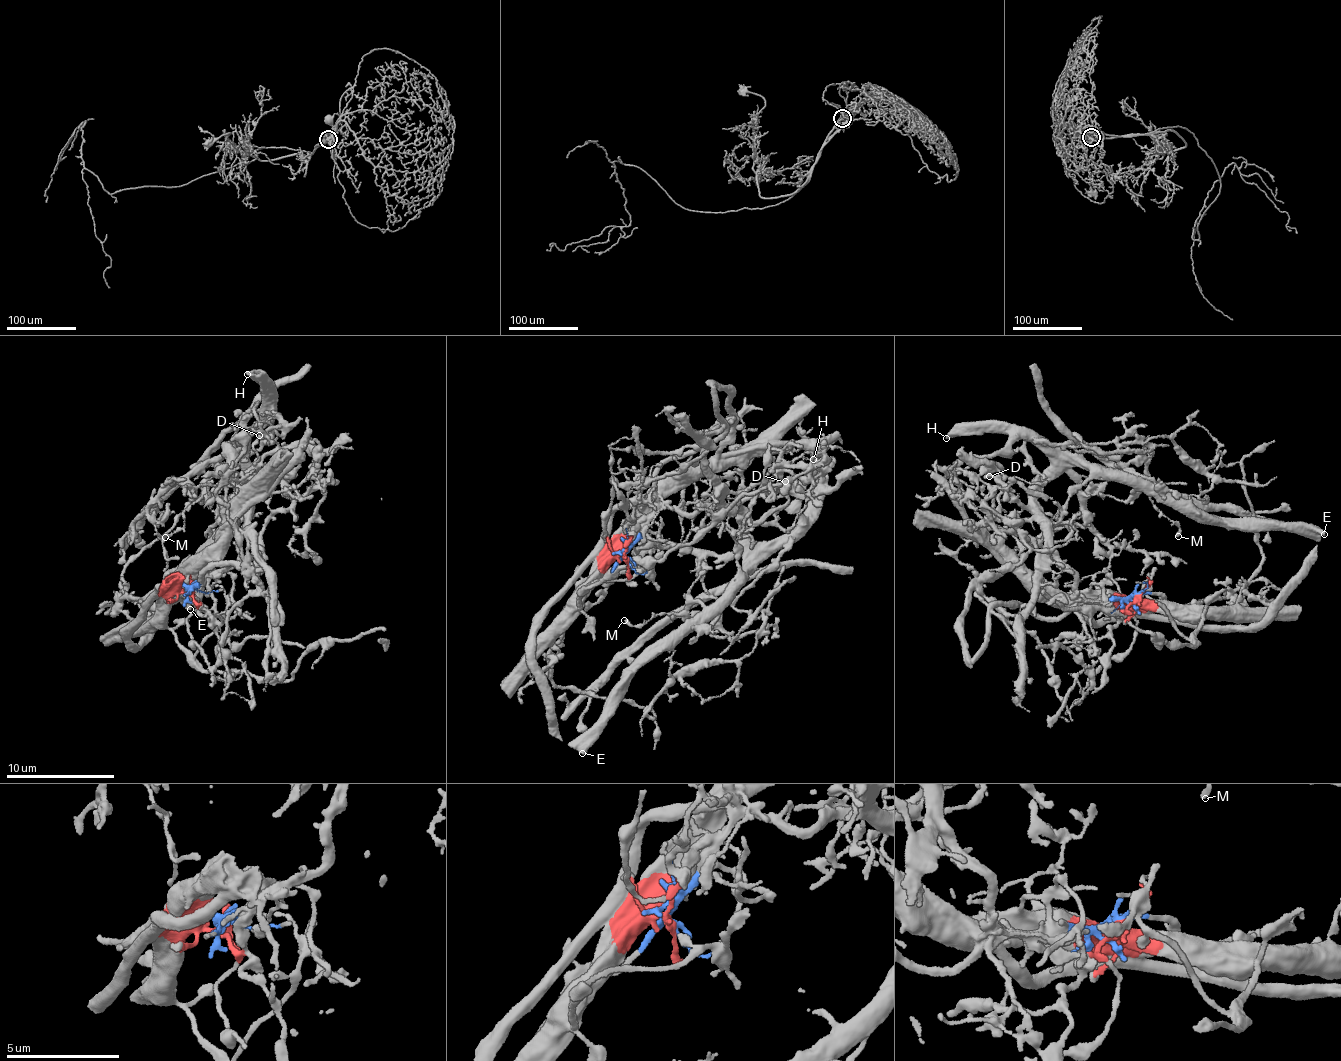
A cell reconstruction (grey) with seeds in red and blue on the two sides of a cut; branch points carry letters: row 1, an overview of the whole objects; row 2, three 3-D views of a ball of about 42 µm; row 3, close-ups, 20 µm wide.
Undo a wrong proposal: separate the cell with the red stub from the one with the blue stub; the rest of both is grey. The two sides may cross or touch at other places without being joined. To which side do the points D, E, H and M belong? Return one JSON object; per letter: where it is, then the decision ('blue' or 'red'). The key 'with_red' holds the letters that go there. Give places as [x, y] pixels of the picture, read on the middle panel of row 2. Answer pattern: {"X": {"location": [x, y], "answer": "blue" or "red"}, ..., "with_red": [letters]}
{"D": {"location": [785, 481], "answer": "blue"}, "E": {"location": [582, 753], "answer": "blue"}, "H": {"location": [813, 459], "answer": "blue"}, "M": {"location": [624, 620], "answer": "blue"}, "with_red": []}

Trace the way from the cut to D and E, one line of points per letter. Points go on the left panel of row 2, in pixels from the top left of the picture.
D: (189, 589), (237, 557), (245, 522), (237, 480), (244, 471), (259, 468), (277, 445), (258, 434)
E: (189, 589), (237, 560), (245, 522), (247, 484), (250, 478), (199, 561), (191, 592), (191, 610)

